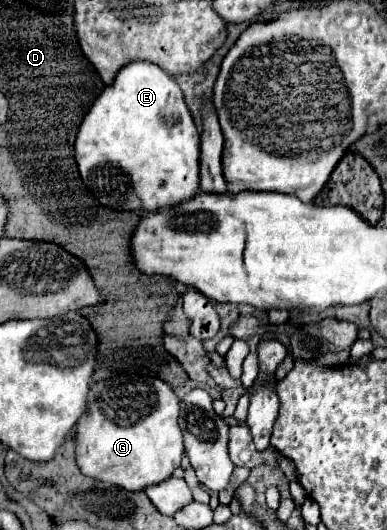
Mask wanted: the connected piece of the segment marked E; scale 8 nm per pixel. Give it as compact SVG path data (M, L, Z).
M138 60L126 64L116 74L116 80L102 90L86 112L74 142L74 158L80 178L90 192L108 208L114 210L146 210L174 206L192 198L198 192L198 162L200 162L200 136L184 102L182 90L174 78L152 62Z

